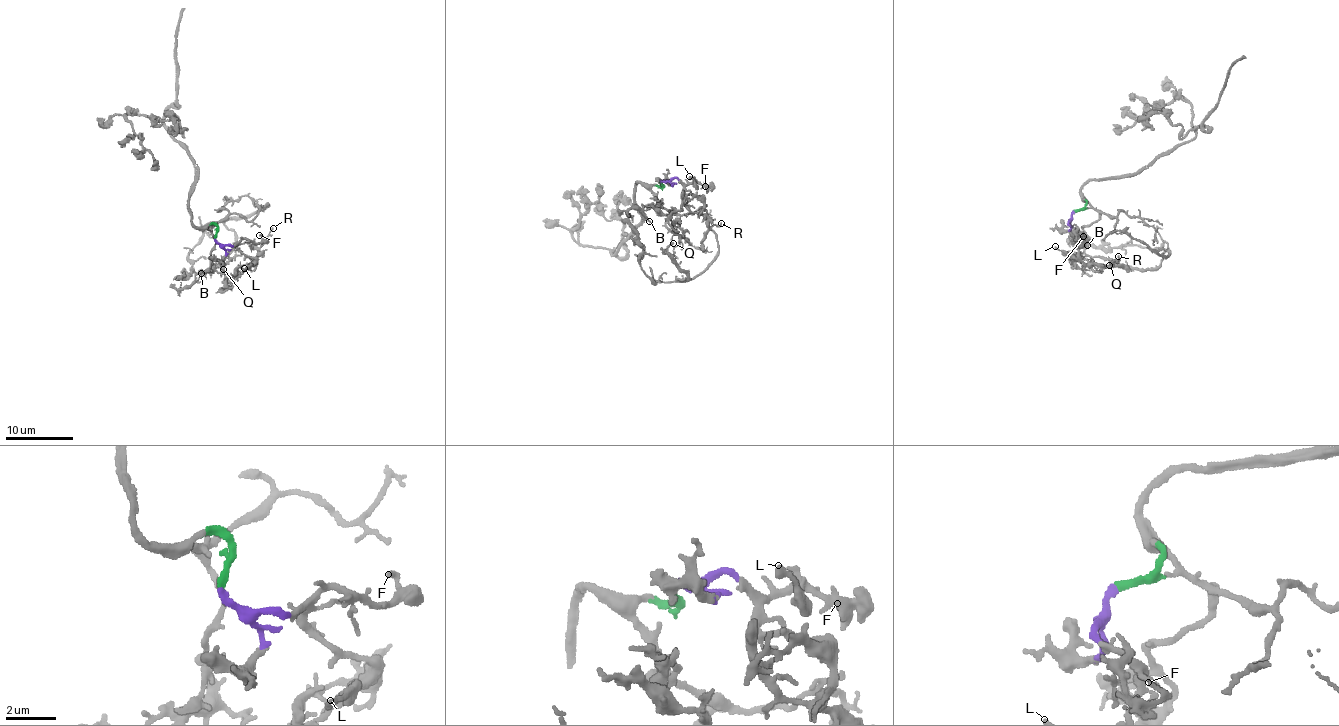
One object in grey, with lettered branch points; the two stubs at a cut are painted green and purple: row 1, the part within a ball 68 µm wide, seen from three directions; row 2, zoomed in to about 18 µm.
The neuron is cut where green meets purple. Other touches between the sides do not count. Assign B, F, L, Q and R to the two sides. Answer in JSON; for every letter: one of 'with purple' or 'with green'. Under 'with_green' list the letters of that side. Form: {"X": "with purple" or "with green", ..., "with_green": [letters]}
{"B": "with green", "F": "with purple", "L": "with purple", "Q": "with green", "R": "with purple", "with_green": ["B", "Q"]}

